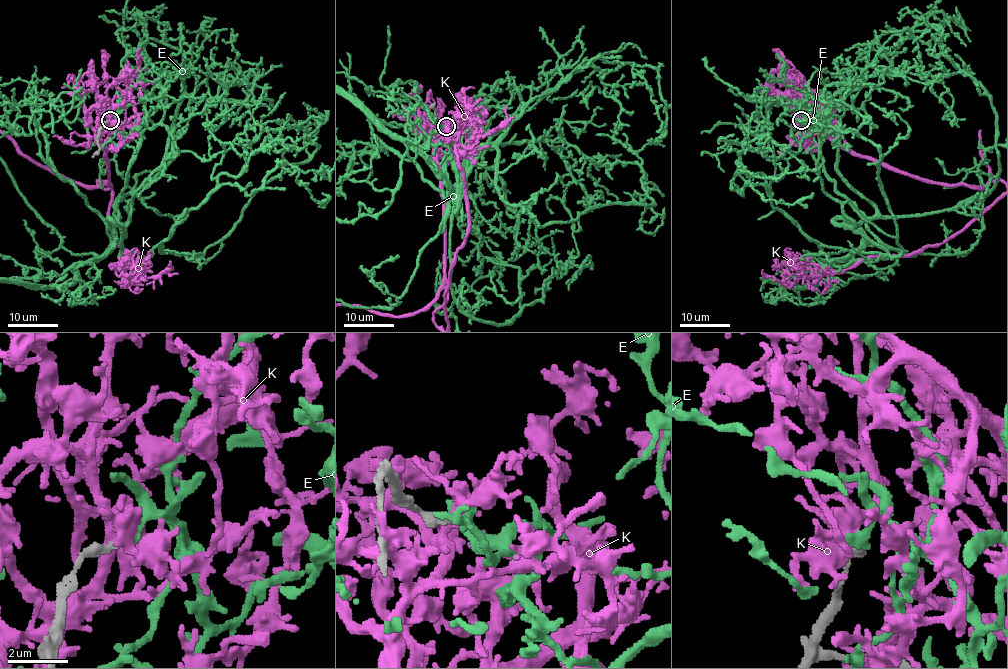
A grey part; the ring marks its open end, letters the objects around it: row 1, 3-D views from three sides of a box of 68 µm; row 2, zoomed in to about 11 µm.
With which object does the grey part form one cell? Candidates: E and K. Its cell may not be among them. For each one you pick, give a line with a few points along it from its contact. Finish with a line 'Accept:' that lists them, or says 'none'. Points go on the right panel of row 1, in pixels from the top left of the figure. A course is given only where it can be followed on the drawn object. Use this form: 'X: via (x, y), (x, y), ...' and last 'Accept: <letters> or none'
E: via (802, 120), (838, 135), (887, 253), (820, 257), (897, 256), (880, 152), (829, 92)
Accept: E

